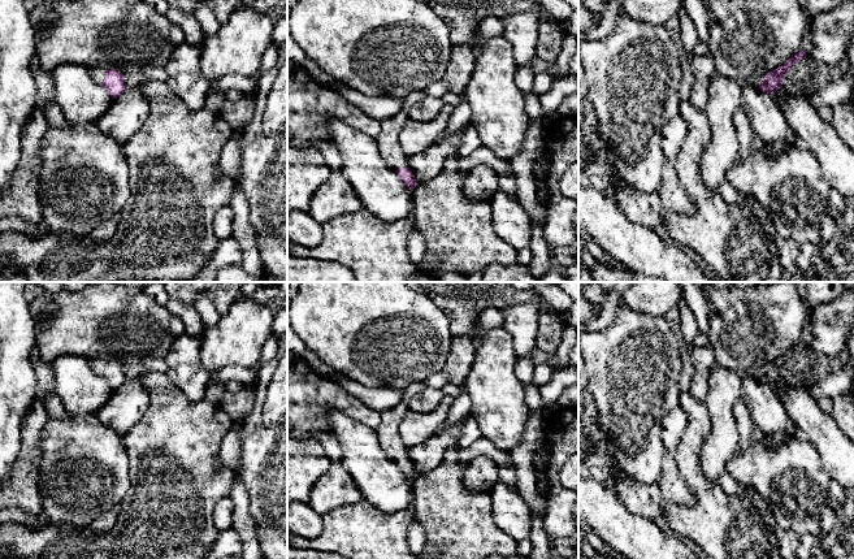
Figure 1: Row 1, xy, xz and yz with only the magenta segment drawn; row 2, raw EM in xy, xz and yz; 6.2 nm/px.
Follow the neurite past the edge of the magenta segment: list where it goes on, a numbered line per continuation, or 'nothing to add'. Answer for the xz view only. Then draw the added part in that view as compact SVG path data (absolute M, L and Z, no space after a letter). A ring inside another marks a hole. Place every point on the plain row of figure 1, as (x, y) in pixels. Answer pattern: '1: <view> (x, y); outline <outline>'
1: xz (390, 441); outline M424 382L411 384L408 387L404 389L403 400L398 406L390 410L385 410L383 412L380 413L381 422L376 428L376 433L380 439L381 448L394 462L407 458L408 447L402 441L398 428L404 413L409 410L408 408L409 399L413 395L421 393L424 389L425 389Z

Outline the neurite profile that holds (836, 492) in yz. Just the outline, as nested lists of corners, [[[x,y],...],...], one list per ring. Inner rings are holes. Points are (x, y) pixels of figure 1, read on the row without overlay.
[[[832,480],[829,484],[829,504],[820,519],[822,534],[825,534],[832,529],[836,516],[842,508],[844,503],[845,489],[838,482]]]

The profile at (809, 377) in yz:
[[[838,361],[831,363],[827,368],[815,369],[812,367],[805,369],[803,372],[790,373],[788,370],[780,377],[780,380],[775,384],[773,391],[779,398],[785,396],[790,390],[796,387],[802,387],[806,390],[811,390],[811,387],[825,374],[840,368],[841,364]]]

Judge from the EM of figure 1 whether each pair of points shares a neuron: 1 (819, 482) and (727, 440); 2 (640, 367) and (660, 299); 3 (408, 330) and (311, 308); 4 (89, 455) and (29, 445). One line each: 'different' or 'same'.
1: different
2: different
3: same
4: different

